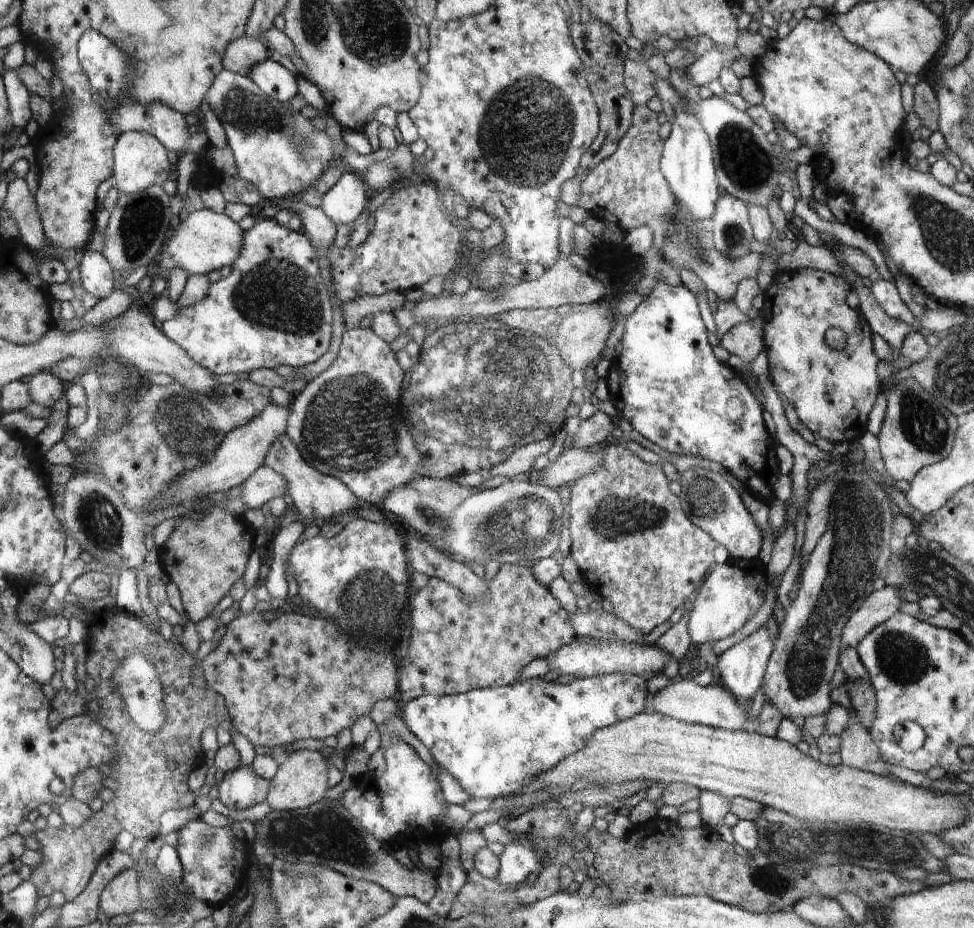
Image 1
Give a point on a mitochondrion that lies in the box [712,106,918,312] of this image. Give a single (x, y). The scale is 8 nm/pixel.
(744, 162)

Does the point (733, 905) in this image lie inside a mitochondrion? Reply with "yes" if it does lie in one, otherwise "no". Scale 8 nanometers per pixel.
no

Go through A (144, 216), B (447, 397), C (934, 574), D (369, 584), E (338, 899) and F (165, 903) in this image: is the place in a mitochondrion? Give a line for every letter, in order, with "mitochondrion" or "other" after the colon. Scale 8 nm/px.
A: mitochondrion
B: mitochondrion
C: mitochondrion
D: mitochondrion
E: other
F: mitochondrion

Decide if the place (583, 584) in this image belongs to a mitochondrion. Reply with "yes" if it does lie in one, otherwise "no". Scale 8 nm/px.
no

